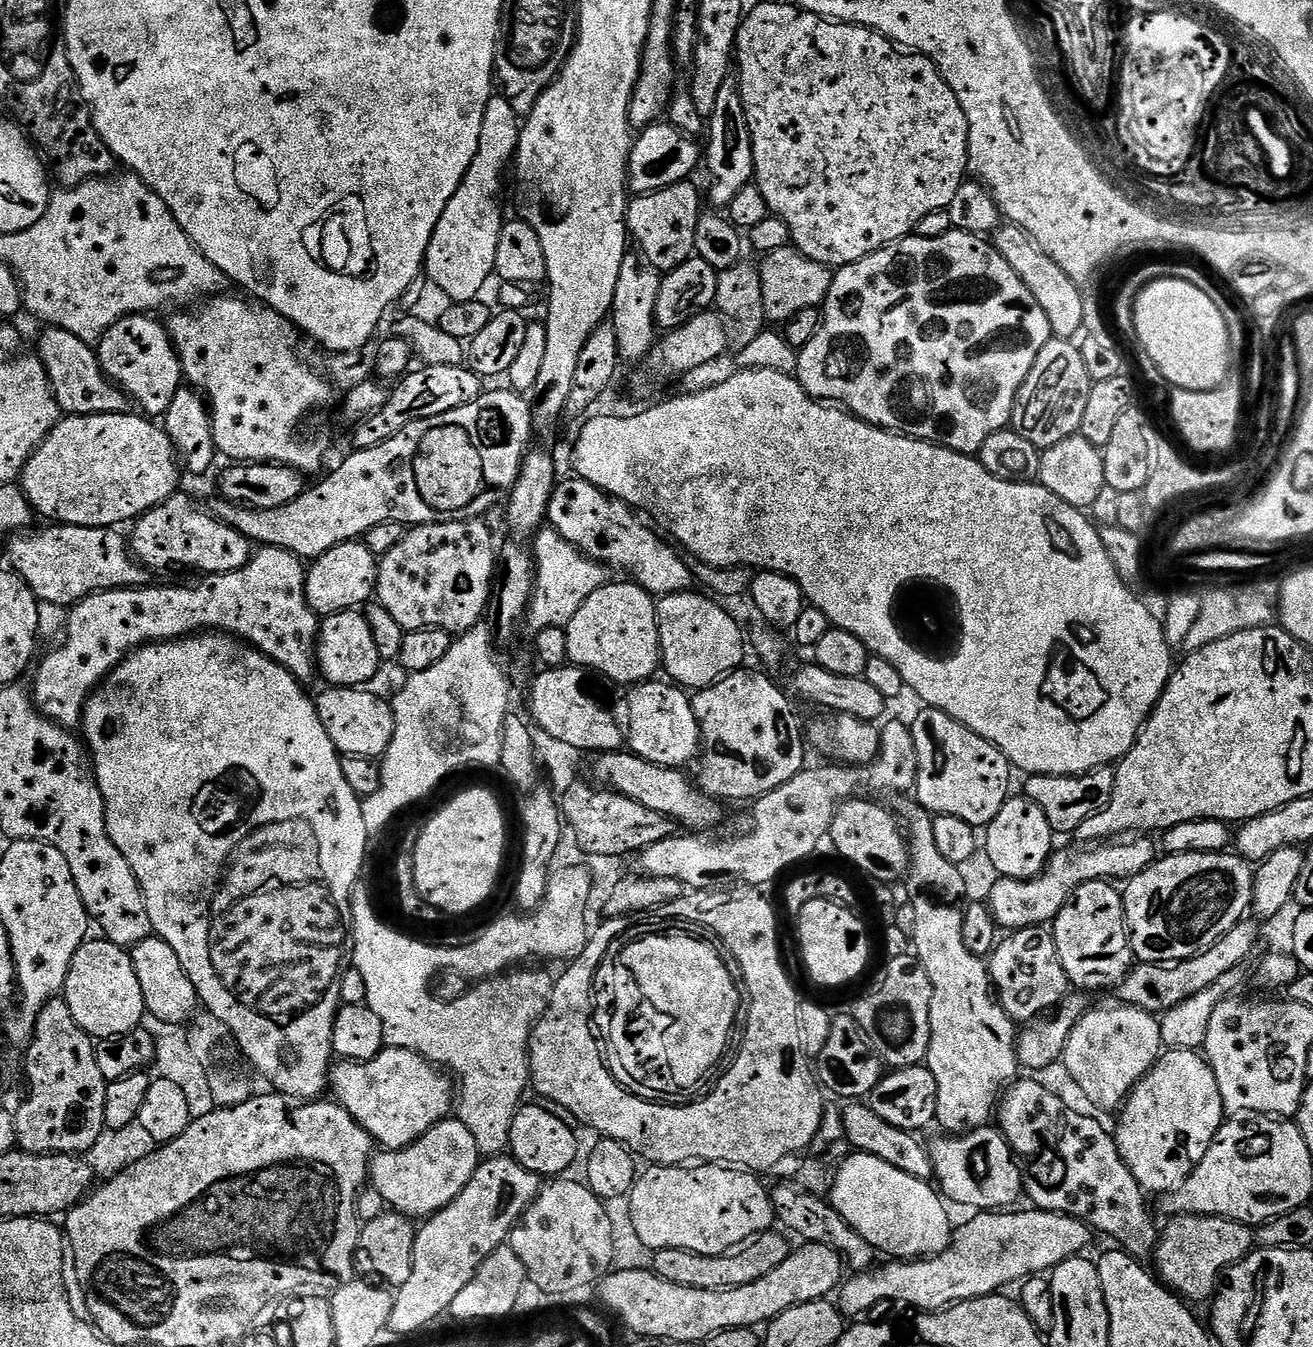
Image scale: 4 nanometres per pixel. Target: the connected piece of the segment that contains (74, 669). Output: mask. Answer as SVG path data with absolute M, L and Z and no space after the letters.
M267 546L261 547L259 551L252 557L252 561L246 566L242 566L242 570L234 570L226 574L218 574L217 576L208 574L203 577L201 584L196 584L193 588L152 588L153 586L141 586L139 588L111 588L109 592L94 592L91 596L87 596L85 600L79 600L77 604L69 611L68 626L63 633L62 641L64 645L61 648L56 648L44 661L35 669L36 672L36 692L34 688L34 699L36 707L53 720L55 724L61 724L69 730L76 730L81 727L84 719L84 706L93 692L104 683L104 679L124 661L130 653L135 652L137 648L143 644L154 644L162 640L182 640L186 636L195 636L203 633L205 630L215 630L221 634L235 636L237 640L258 649L262 654L266 654L274 662L278 662L286 670L290 670L290 674L294 674L296 679L301 682L308 682L308 679L313 675L317 675L316 667L316 639L320 637L320 622L321 617L316 615L316 611L308 604L306 598L306 586L304 578L306 575L306 564L299 556L295 556L293 552L287 552L281 548L270 548Z

